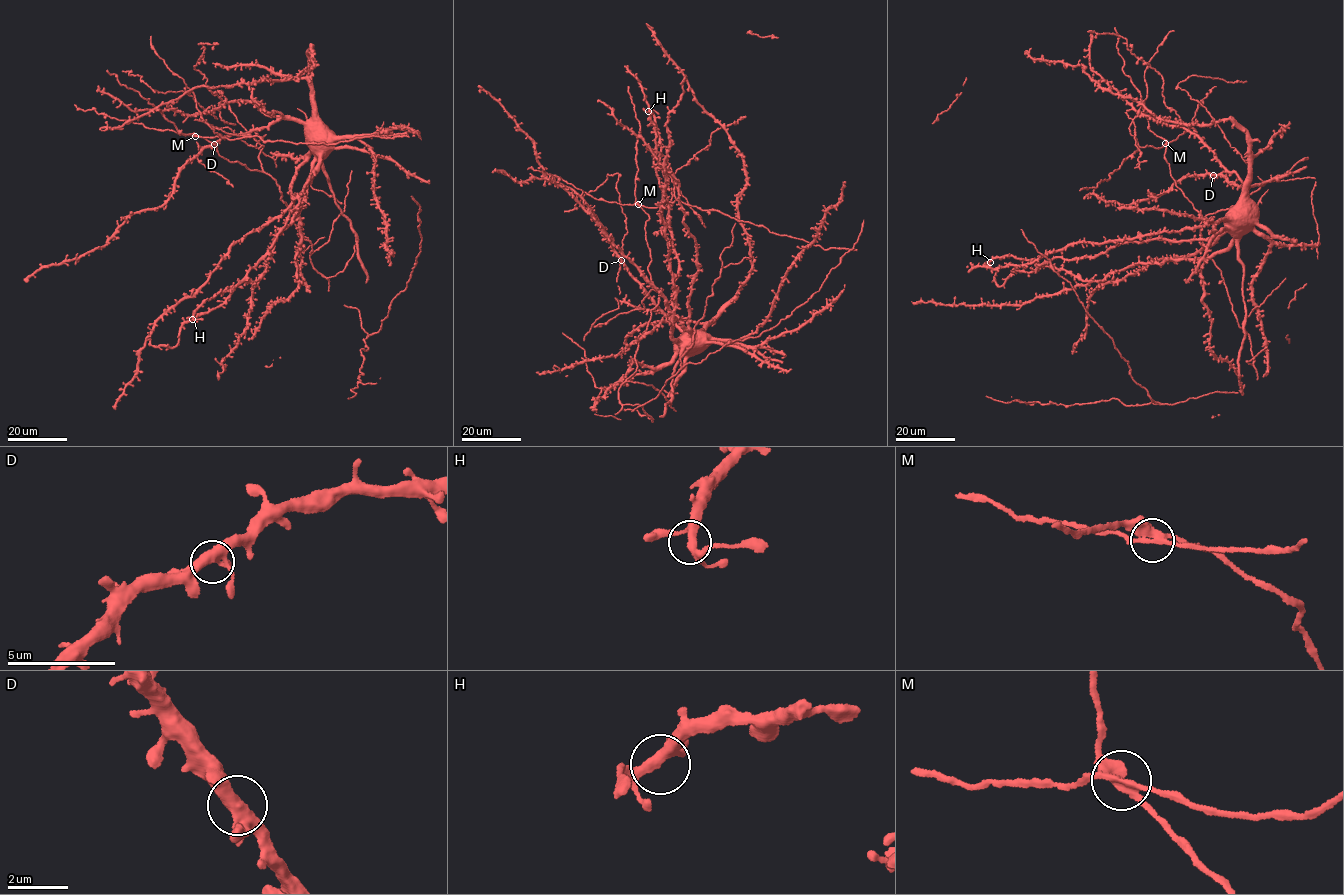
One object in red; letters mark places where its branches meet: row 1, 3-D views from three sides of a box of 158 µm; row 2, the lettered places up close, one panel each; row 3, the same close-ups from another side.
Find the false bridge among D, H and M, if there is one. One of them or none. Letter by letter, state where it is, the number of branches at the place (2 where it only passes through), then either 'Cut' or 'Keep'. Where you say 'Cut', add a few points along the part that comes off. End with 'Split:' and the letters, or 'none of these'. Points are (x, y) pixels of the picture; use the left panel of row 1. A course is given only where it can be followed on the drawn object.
D: Place: (214, 144). Branches: 4. Keep
H: Place: (192, 319). Branches: 4. Keep
M: Place: (195, 136). Branches: 4. Cut. Course of the part to remove: (195, 136), (232, 140), (254, 135), (271, 142), (330, 145), (370, 136), (409, 137)
Split: M

